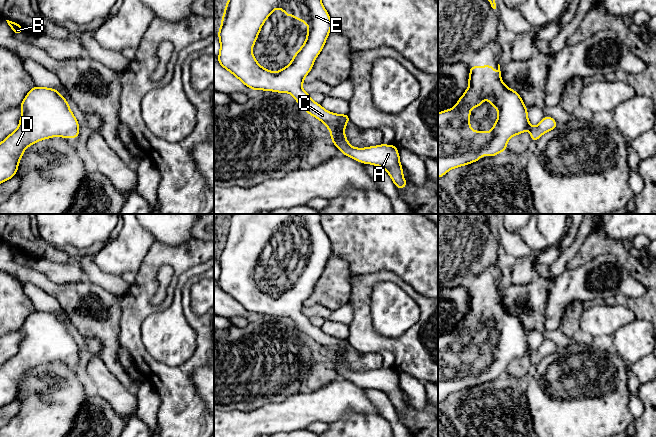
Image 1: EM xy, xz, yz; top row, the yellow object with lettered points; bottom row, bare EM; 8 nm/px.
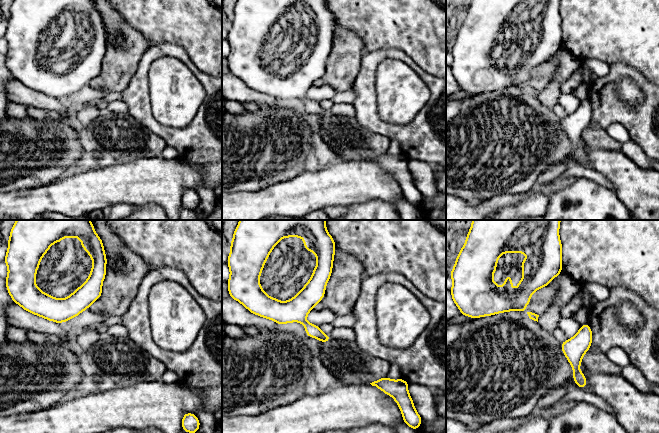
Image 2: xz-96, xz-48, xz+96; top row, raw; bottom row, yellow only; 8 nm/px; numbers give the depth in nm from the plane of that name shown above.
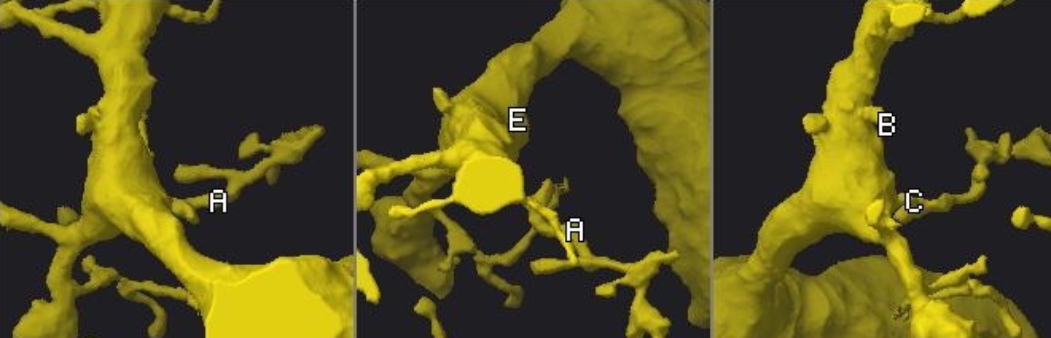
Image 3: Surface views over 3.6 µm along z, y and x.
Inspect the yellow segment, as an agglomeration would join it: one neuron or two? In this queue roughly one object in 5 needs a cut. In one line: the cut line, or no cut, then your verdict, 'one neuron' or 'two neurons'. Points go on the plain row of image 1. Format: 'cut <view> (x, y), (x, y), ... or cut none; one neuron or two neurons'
cut none; one neuron

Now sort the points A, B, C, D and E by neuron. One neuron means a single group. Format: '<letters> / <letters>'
A B C D E

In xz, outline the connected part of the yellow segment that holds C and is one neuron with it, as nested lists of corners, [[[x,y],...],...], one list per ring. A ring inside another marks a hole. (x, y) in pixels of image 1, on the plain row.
[[[232,214],[221,242],[218,262],[220,276],[218,287],[237,301],[252,314],[265,314],[279,317],[290,317],[298,329],[308,338],[319,343],[329,353],[331,364],[343,379],[365,388],[372,388],[385,393],[398,413],[407,409],[403,401],[403,391],[400,389],[399,376],[394,368],[355,372],[348,367],[344,358],[350,341],[347,338],[335,338],[314,326],[310,318],[303,314],[302,307],[313,292],[315,283],[322,275],[327,261],[332,254],[332,245],[321,226],[321,214]],[[275,233],[282,233],[285,240],[293,240],[308,249],[307,262],[301,272],[294,278],[291,287],[278,296],[272,296],[257,287],[252,272],[259,256]]]

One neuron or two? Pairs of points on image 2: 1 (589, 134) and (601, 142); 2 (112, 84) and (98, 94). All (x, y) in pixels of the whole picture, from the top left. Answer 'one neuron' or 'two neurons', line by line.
1: one neuron
2: two neurons

